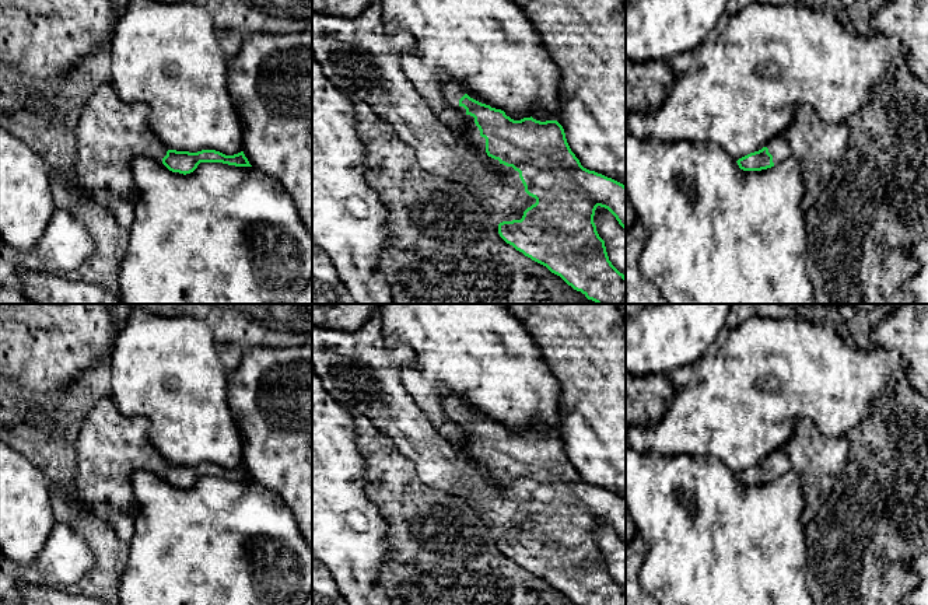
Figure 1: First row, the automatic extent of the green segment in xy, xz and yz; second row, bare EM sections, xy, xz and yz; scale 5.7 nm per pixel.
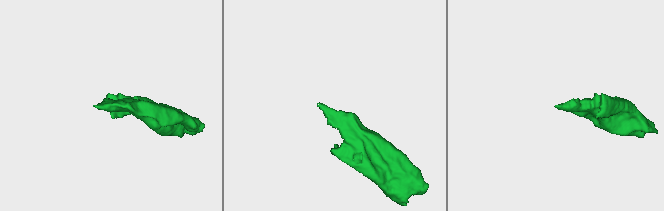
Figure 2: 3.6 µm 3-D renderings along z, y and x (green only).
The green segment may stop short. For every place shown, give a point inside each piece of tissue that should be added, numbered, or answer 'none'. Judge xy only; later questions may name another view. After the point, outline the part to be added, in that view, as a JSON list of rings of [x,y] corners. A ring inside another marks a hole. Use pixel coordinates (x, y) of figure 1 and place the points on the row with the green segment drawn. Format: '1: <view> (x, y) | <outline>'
1: xy (111, 133) | [[[106,83],[85,102],[76,126],[77,182],[91,195],[95,203],[109,210],[125,230],[129,230],[134,221],[137,202],[132,161],[144,155],[162,162],[168,151],[150,129],[148,113],[147,105],[122,101],[112,84]]]

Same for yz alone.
1: yz (818, 146) | [[[809,105],[795,108],[789,126],[764,147],[773,155],[774,165],[794,158],[802,171],[805,193],[802,210],[809,210],[824,192],[834,169],[843,161],[850,129],[843,123],[829,123]]]

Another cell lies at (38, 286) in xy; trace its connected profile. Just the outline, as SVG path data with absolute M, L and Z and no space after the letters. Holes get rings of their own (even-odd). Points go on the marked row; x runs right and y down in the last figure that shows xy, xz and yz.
M20 269L21 293L31 304L122 304L99 286L48 270Z

